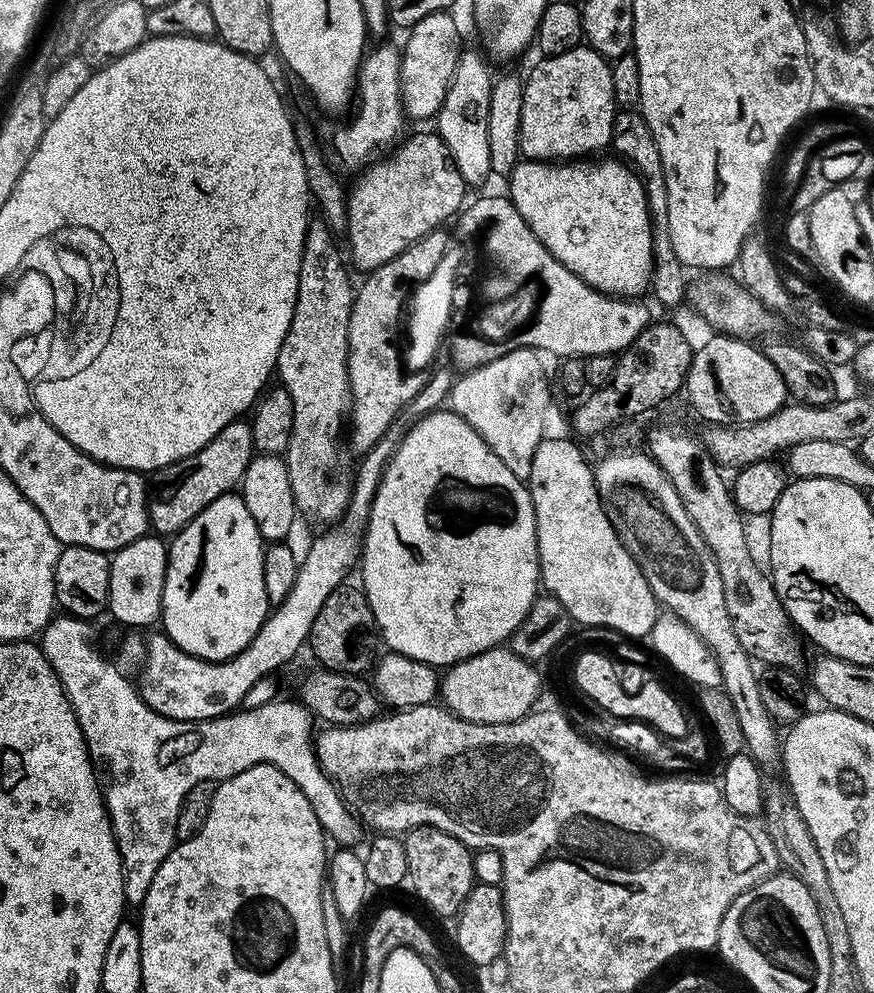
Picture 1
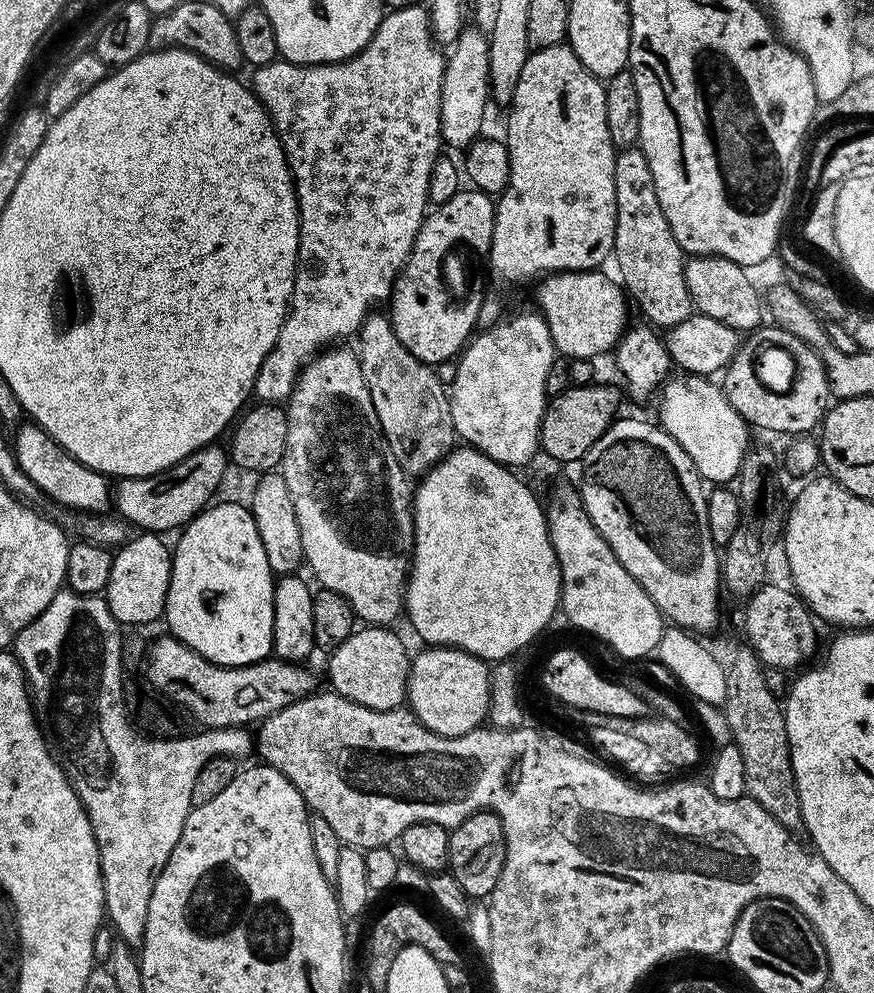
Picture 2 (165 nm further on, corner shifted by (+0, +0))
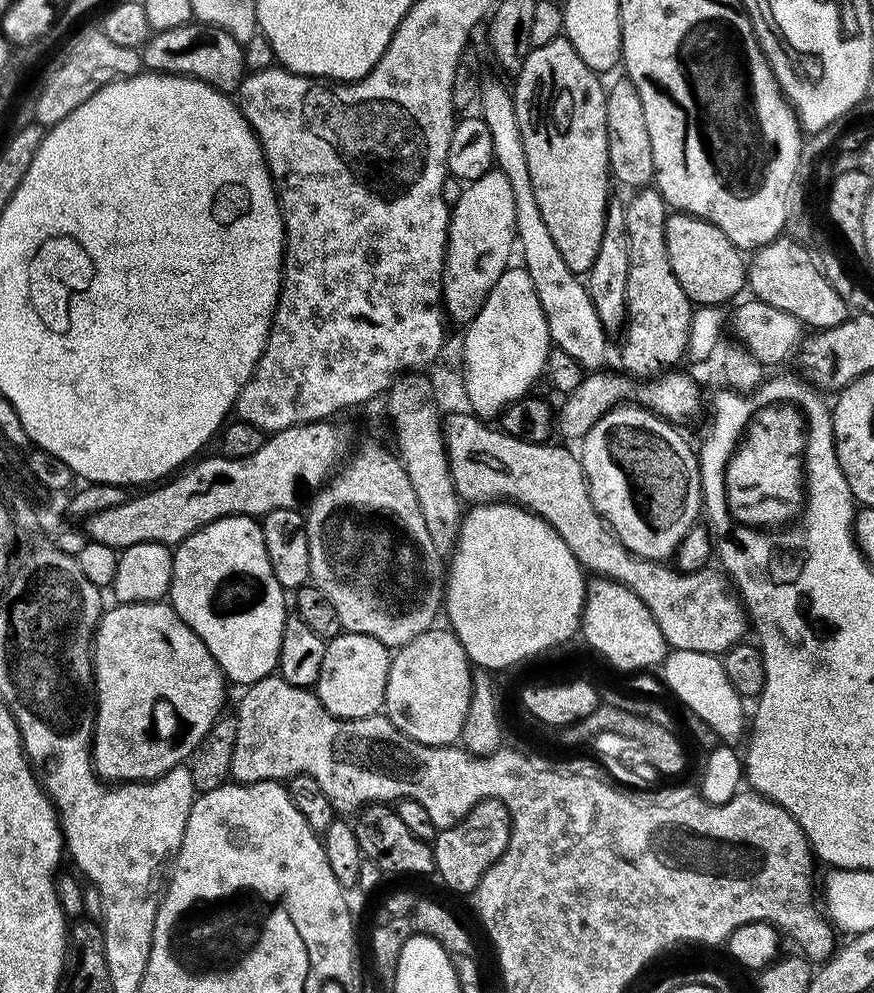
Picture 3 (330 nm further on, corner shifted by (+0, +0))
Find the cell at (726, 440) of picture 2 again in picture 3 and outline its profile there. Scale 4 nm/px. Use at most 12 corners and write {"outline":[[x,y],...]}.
{"outline":[[589,371],[563,397],[554,428],[579,442],[613,408],[635,402],[669,422],[700,412],[687,371],[640,383]]}

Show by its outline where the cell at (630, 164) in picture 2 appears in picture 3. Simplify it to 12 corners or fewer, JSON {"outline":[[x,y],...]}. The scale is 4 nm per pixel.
{"outline":[[626,200],[630,278],[620,364],[633,378],[688,350],[694,305],[666,254],[668,203]]}

